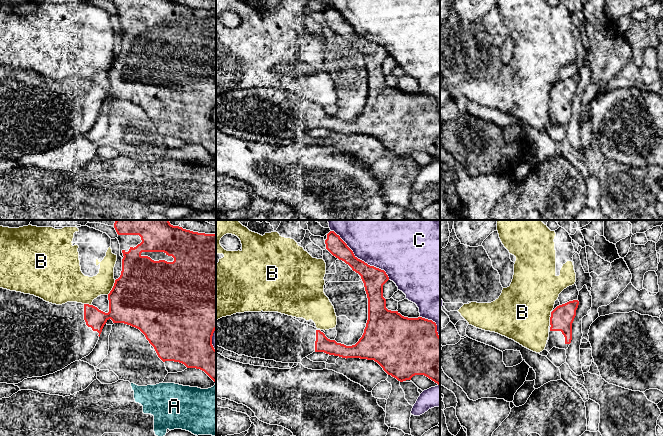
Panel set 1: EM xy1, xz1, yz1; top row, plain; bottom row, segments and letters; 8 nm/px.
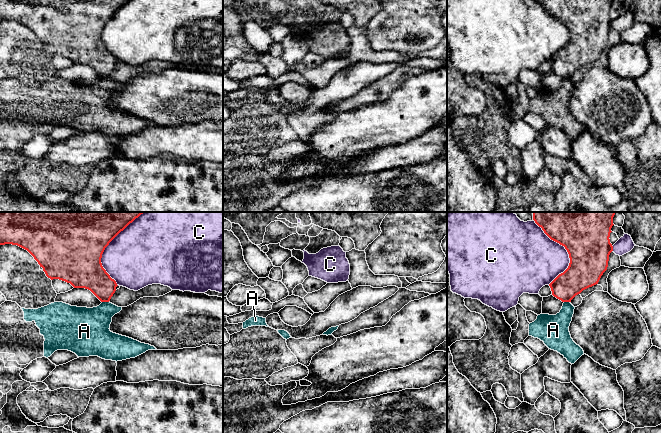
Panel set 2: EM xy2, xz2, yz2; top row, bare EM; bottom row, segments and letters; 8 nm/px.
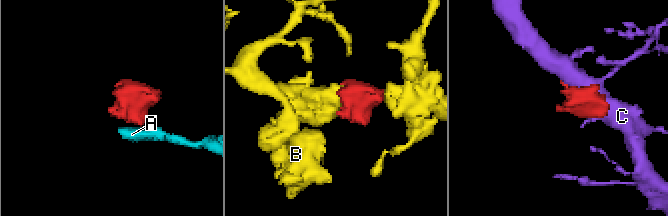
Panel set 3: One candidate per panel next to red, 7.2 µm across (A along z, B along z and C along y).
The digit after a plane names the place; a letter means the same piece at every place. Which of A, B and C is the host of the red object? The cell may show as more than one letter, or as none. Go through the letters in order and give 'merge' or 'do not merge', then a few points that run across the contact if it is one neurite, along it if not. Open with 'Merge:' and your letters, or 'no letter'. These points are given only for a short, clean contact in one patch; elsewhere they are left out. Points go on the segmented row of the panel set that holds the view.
Merge: no letter
A: do not merge | xy2 (102, 301), (108, 302)
B: do not merge
C: do not merge

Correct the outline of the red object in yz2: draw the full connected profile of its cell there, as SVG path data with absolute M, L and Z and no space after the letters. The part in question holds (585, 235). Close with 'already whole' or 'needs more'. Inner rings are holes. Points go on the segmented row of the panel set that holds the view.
M533 212L535 223L551 240L564 246L570 258L568 268L549 284L554 297L571 302L583 290L598 284L613 251L609 237L614 215L615 212Z | already whole

